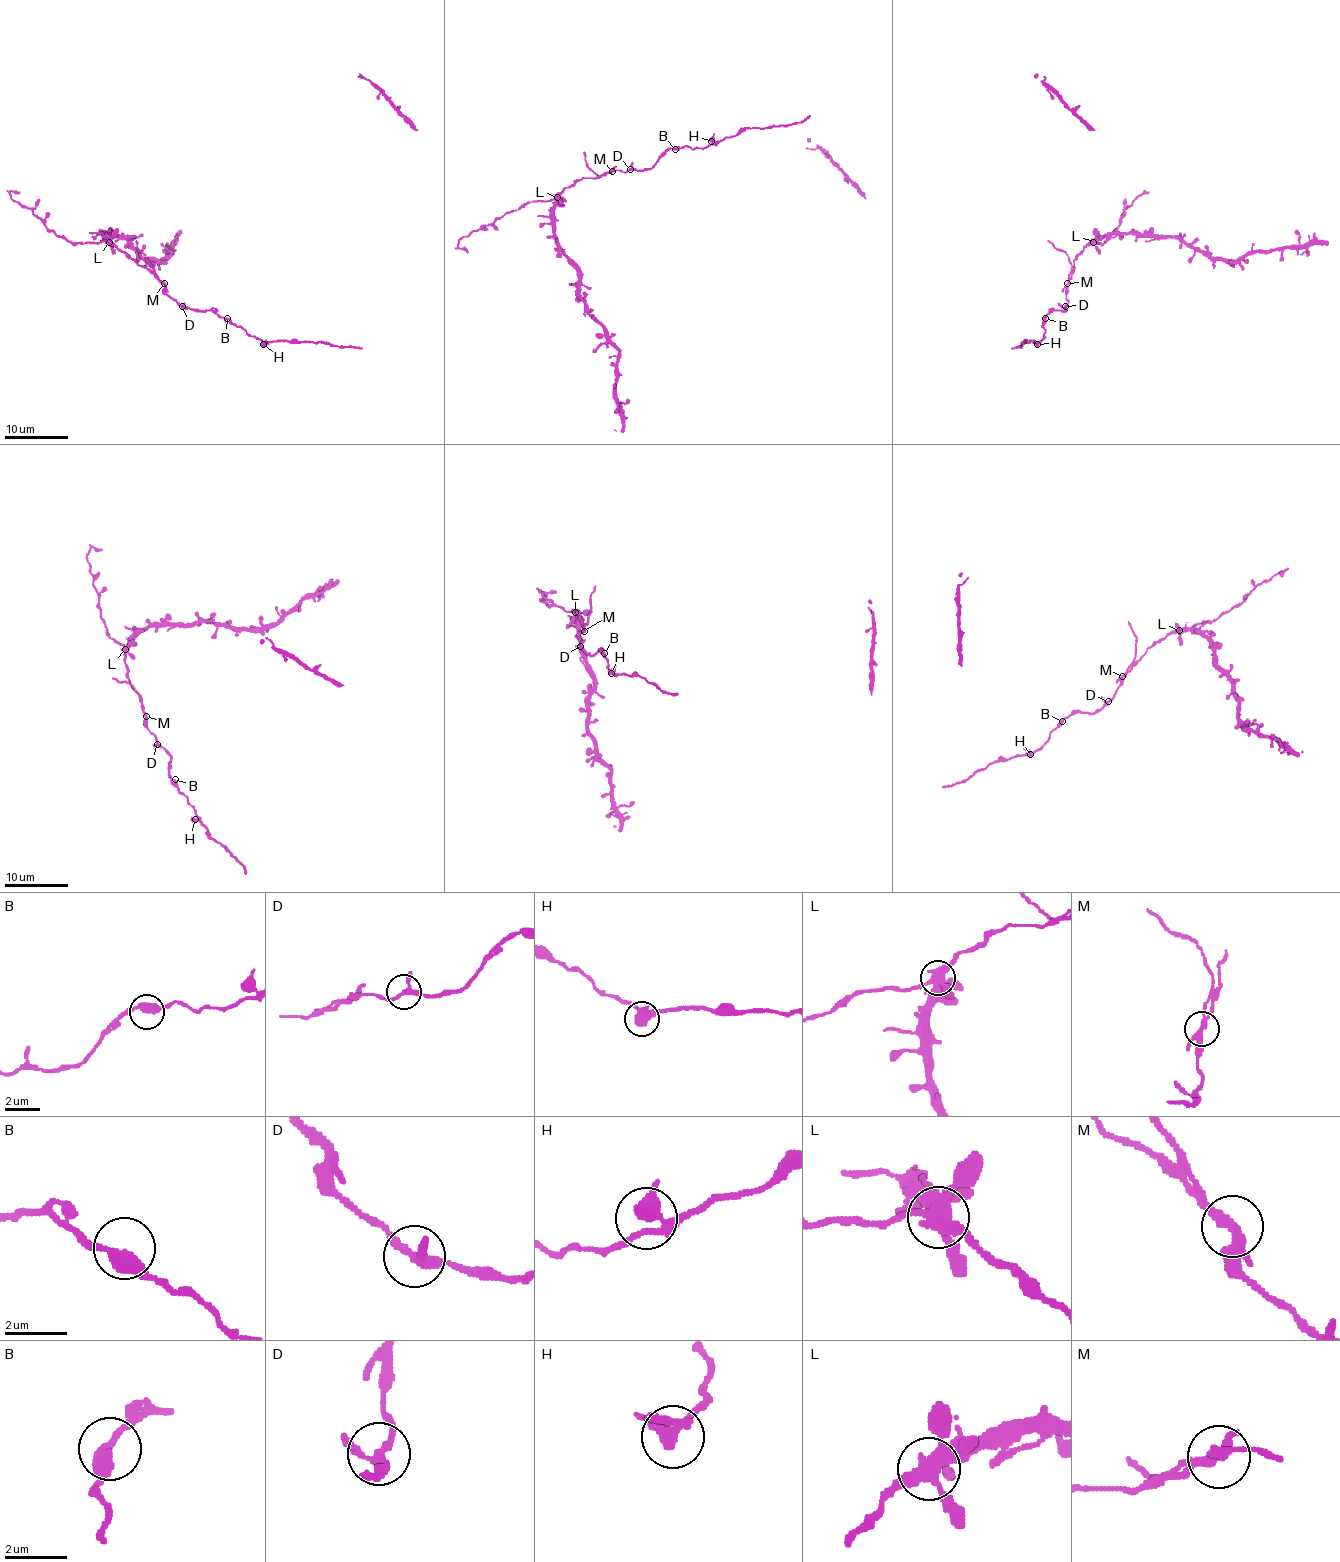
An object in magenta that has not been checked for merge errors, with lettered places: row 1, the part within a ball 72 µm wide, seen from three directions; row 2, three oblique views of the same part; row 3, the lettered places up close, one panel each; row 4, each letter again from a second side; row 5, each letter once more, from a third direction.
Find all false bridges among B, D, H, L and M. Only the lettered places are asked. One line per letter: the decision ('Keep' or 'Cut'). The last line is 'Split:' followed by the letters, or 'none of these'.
B: Keep
D: Keep
H: Keep
L: Cut
M: Cut
Split: L, M

